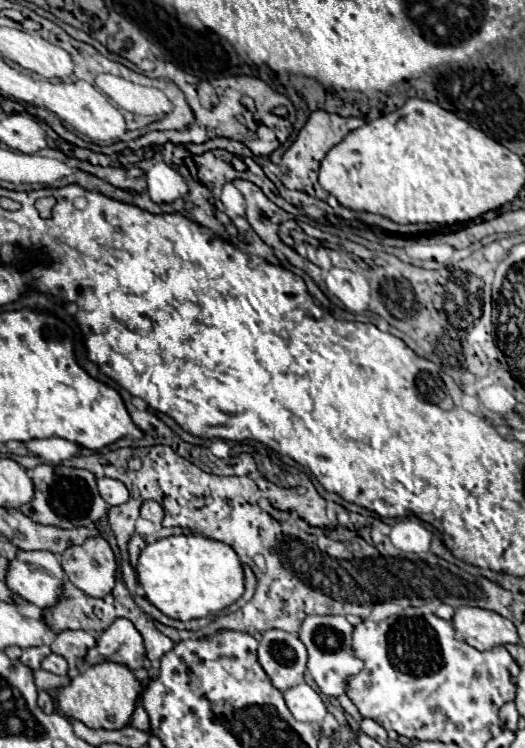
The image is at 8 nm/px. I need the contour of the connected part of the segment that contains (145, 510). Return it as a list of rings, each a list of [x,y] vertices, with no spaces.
[[[146,500],[142,504],[142,508],[140,508],[140,516],[146,518],[146,520],[150,520],[150,522],[154,522],[154,524],[160,524],[162,518],[164,518],[164,510],[162,510],[162,506],[158,502]]]

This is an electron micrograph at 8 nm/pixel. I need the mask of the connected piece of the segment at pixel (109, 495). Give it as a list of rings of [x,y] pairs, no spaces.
[[[100,478],[98,480],[98,492],[106,500],[108,506],[124,504],[130,498],[128,488],[120,480],[112,480],[112,478]]]

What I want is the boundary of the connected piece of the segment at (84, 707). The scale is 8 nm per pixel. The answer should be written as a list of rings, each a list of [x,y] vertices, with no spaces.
[[[102,662],[88,666],[84,672],[70,678],[68,686],[56,688],[56,702],[64,716],[84,722],[88,728],[120,730],[130,722],[134,712],[134,702],[142,692],[142,684],[136,680],[132,670],[122,664]]]

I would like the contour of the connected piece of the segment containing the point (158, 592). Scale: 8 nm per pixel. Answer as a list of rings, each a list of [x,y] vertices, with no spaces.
[[[180,534],[180,536],[168,536],[162,540],[156,540],[148,544],[140,552],[140,560],[136,566],[138,582],[146,590],[146,598],[166,616],[174,620],[192,620],[202,618],[208,614],[216,614],[222,608],[234,604],[244,594],[244,572],[242,562],[238,554],[224,542],[200,536],[200,534]]]

